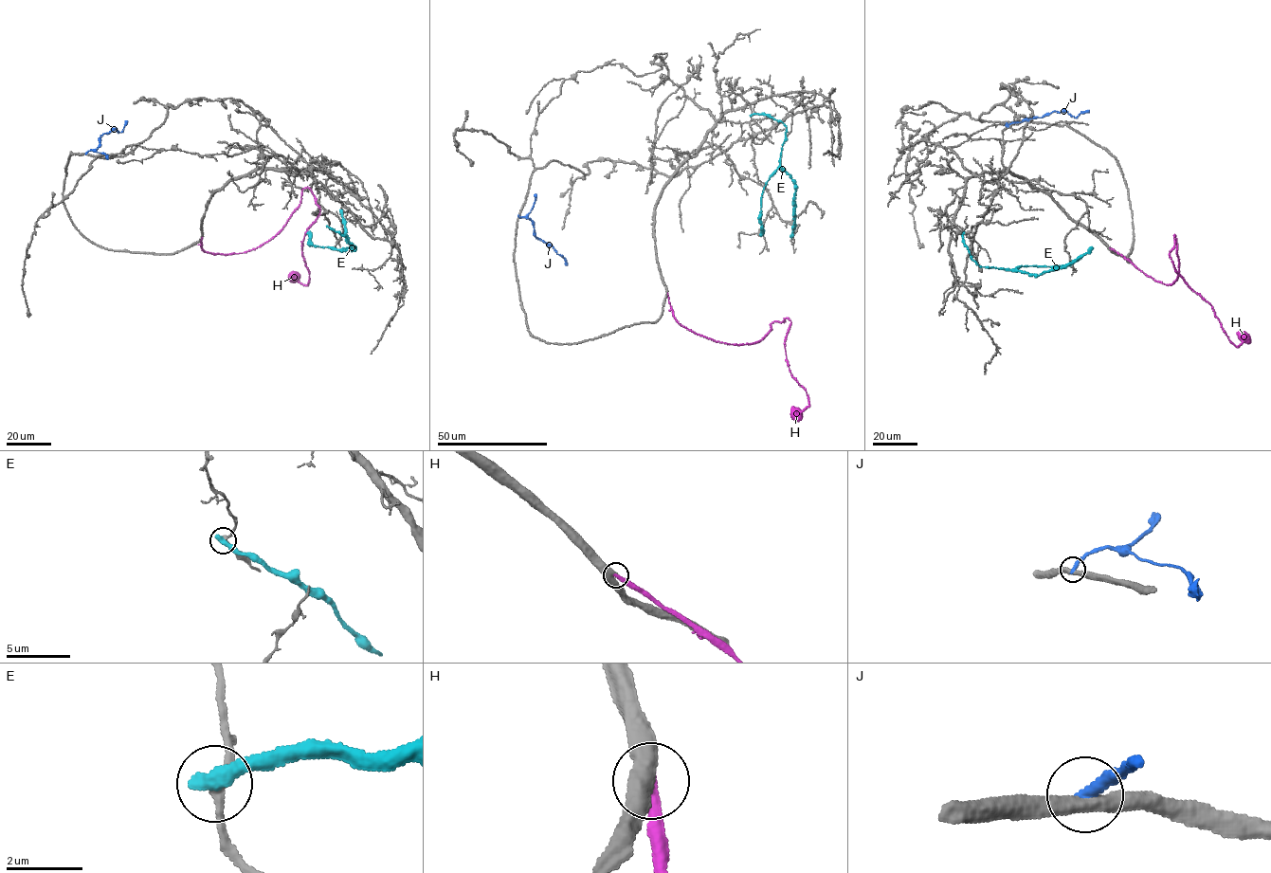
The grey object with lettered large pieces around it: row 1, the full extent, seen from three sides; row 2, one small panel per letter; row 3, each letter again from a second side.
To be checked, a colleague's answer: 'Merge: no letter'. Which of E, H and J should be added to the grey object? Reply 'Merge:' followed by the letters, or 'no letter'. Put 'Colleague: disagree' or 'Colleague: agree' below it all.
Merge: H
Colleague: disagree

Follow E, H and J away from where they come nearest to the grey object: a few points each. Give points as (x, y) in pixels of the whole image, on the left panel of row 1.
E: (327, 227), (343, 235), (355, 249), (340, 249), (351, 247), (339, 209)
H: (202, 237), (201, 247), (218, 254), (259, 247), (308, 188), (319, 214), (301, 243), (306, 284), (289, 273)
J: (85, 154), (99, 147), (102, 135), (116, 129), (121, 133), (126, 120)

